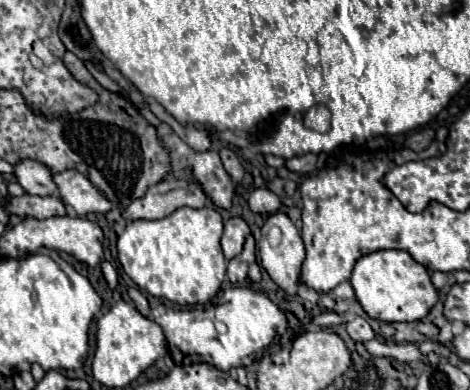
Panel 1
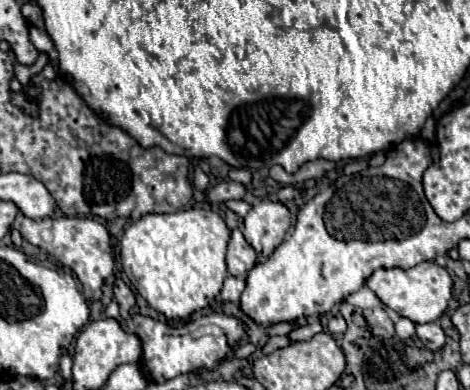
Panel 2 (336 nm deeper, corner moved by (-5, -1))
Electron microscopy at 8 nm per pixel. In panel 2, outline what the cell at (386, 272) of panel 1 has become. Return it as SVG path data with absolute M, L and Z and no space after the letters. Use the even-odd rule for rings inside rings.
M423 261L417 267L405 271L399 267L391 267L391 269L377 269L369 281L367 287L395 313L399 313L401 317L411 319L413 323L431 323L437 321L451 299L451 287L453 287L453 279L449 275L449 271L441 265Z

